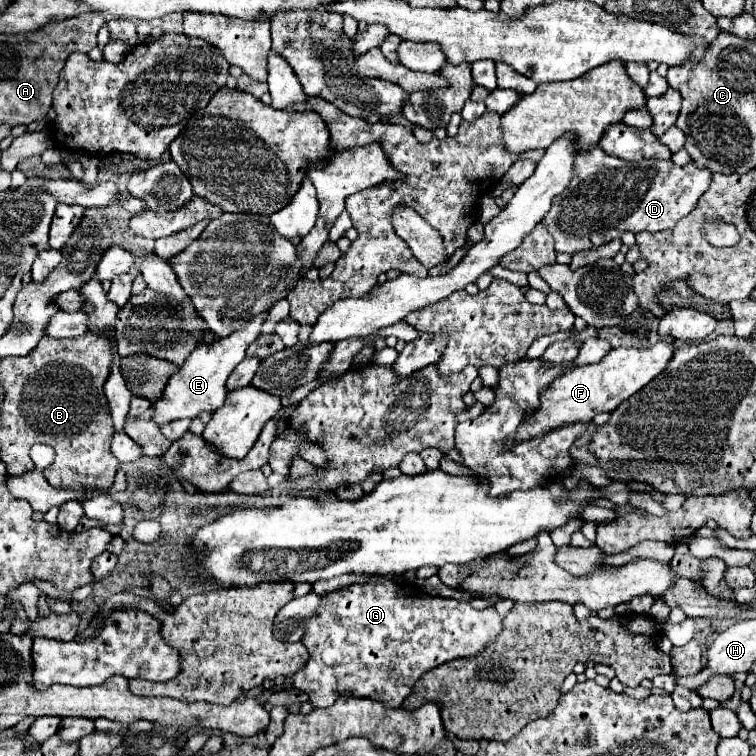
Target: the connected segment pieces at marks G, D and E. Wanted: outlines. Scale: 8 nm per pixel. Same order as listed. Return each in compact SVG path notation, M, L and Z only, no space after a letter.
M391 579L353 583L325 593L317 613L305 619L305 635L301 641L309 651L309 661L291 675L291 685L307 693L313 707L331 707L341 695L381 701L385 707L399 707L423 673L441 663L477 655L485 649L485 645L501 633L501 621L493 607L475 611L467 601L443 599L427 593L407 595L405 589Z
M595 147L591 153L575 157L571 183L553 199L543 223L555 239L555 251L569 255L619 239L625 231L665 231L693 211L697 199L707 191L711 177L711 171L699 169L693 161L685 167L659 159L623 161Z
M257 315L257 319L251 319L249 323L245 323L245 327L241 331L237 331L225 339L219 339L217 343L213 343L213 347L199 345L197 349L193 349L193 353L189 355L189 359L185 359L185 363L179 367L179 371L175 375L171 375L161 399L155 401L155 405L153 405L155 425L163 427L165 423L171 423L175 419L195 419L203 411L219 409L227 397L225 379L233 371L233 367L237 367L237 363L241 359L245 359L245 351L259 337L263 321L265 321L265 315Z

